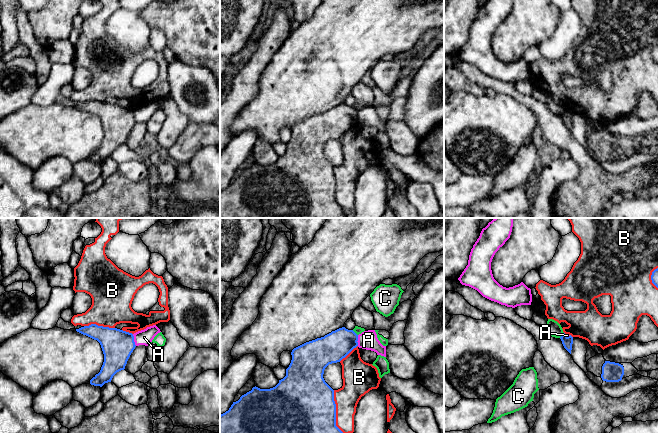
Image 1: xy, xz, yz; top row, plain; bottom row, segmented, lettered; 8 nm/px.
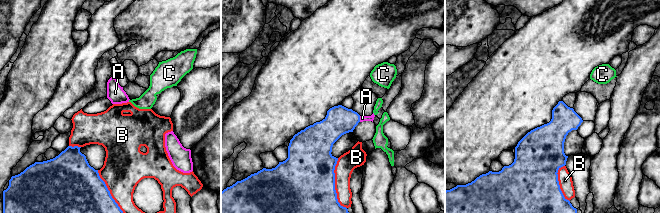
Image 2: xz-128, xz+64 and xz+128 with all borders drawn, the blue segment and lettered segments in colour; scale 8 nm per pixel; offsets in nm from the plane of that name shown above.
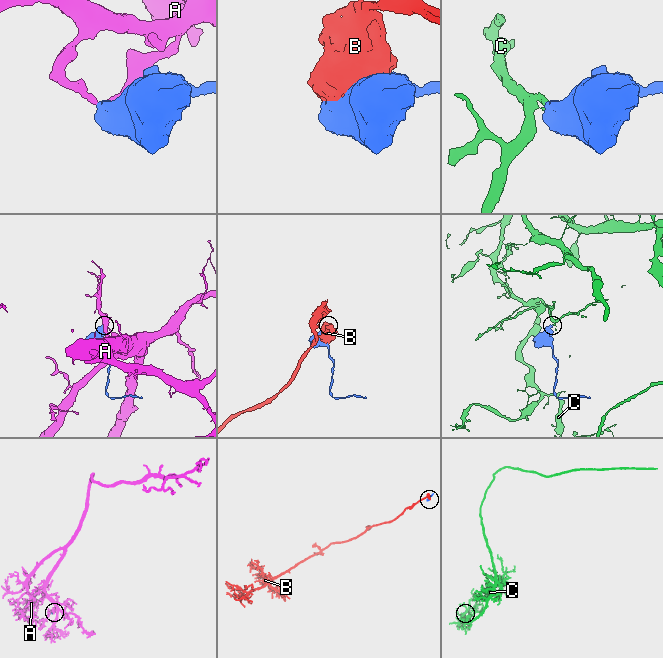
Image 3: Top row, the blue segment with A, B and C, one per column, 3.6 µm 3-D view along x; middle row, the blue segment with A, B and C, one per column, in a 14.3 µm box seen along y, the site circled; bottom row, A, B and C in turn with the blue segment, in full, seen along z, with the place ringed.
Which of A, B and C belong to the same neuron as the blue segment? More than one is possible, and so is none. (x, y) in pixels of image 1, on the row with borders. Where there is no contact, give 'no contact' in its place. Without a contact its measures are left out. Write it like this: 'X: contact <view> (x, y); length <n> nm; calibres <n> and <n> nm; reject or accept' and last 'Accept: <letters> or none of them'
A: contact xy (133, 340); length 100 nm; calibres 260 and 130 nm; reject
B: contact xz (335, 411); length 360 nm; calibres 460 and 190 nm; reject
C: contact xz (355, 333); length 60 nm; calibres 240 and 60 nm; reject
Accept: none of them

